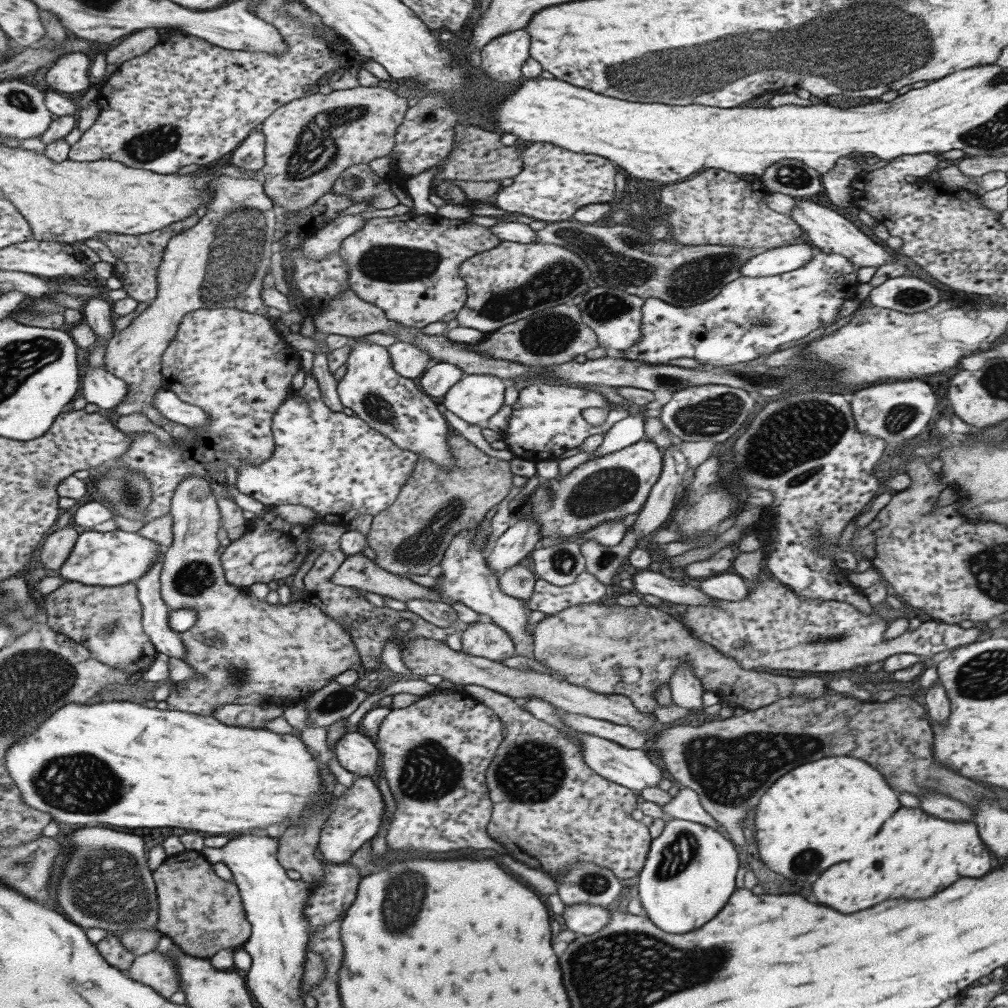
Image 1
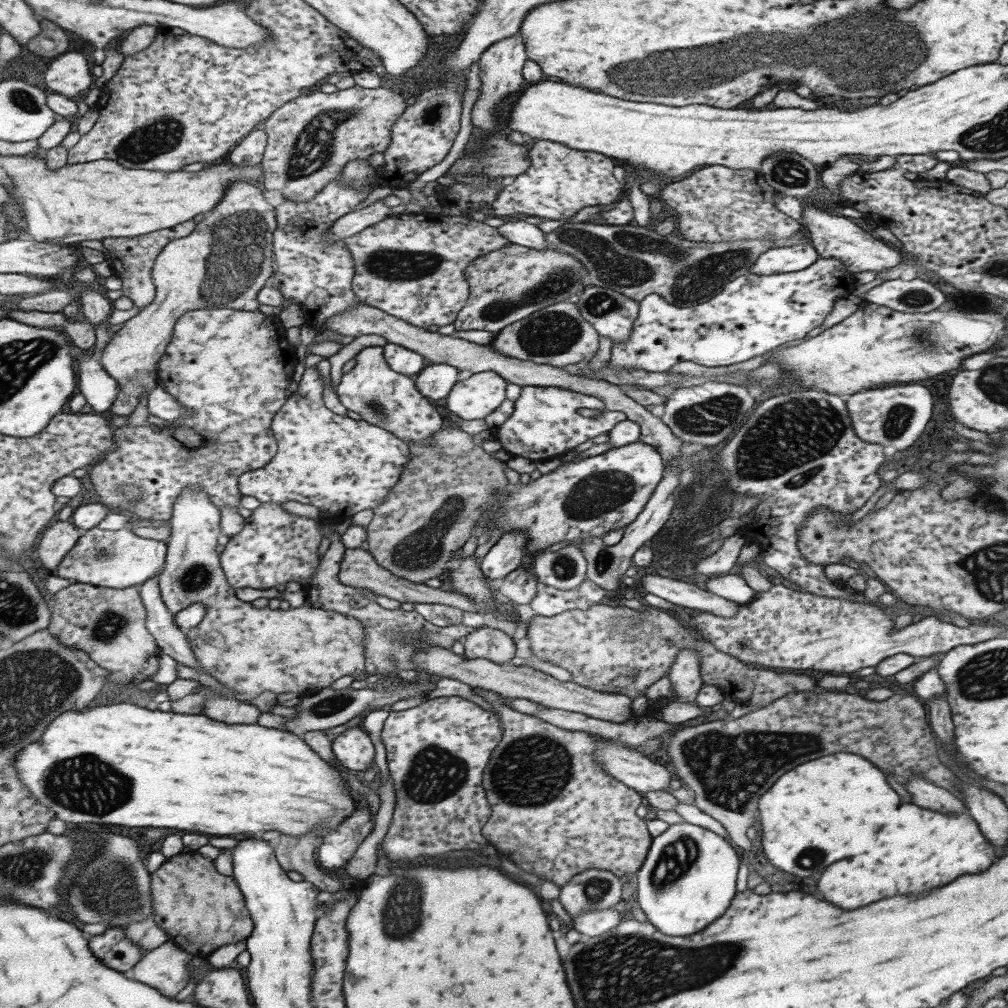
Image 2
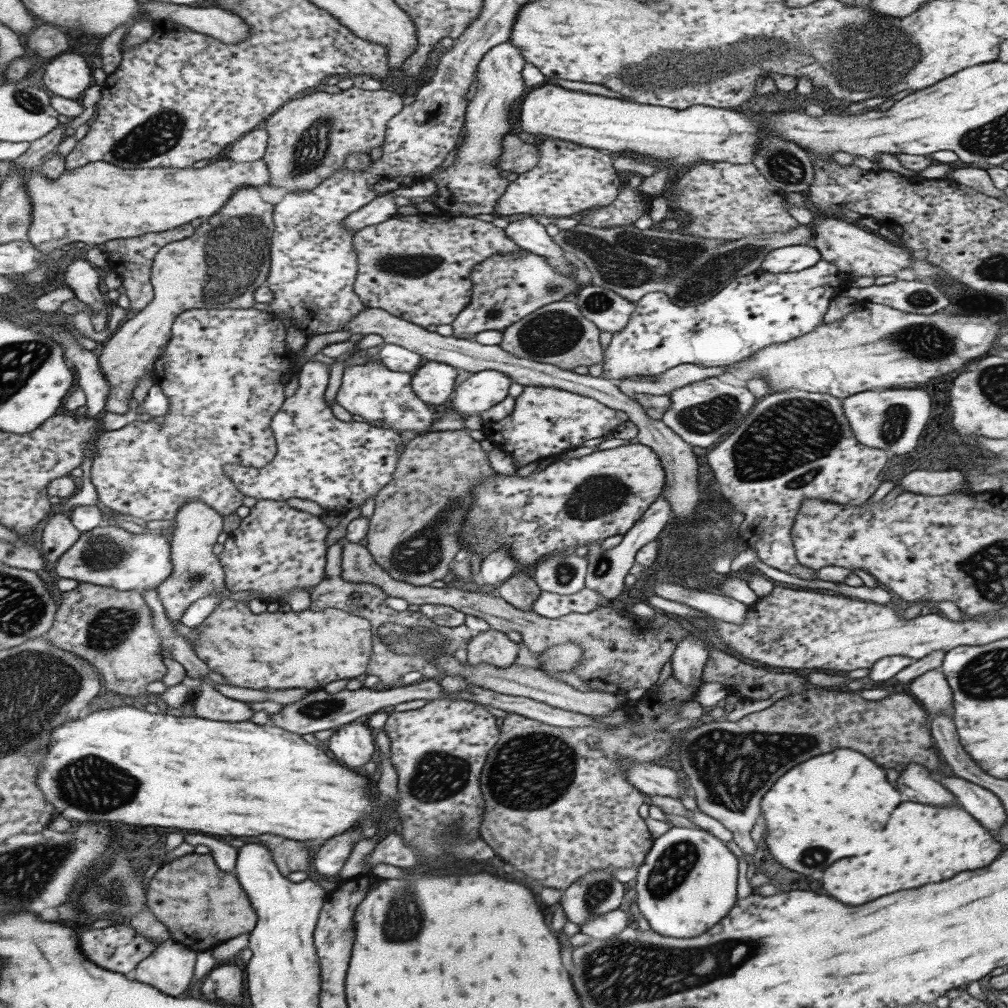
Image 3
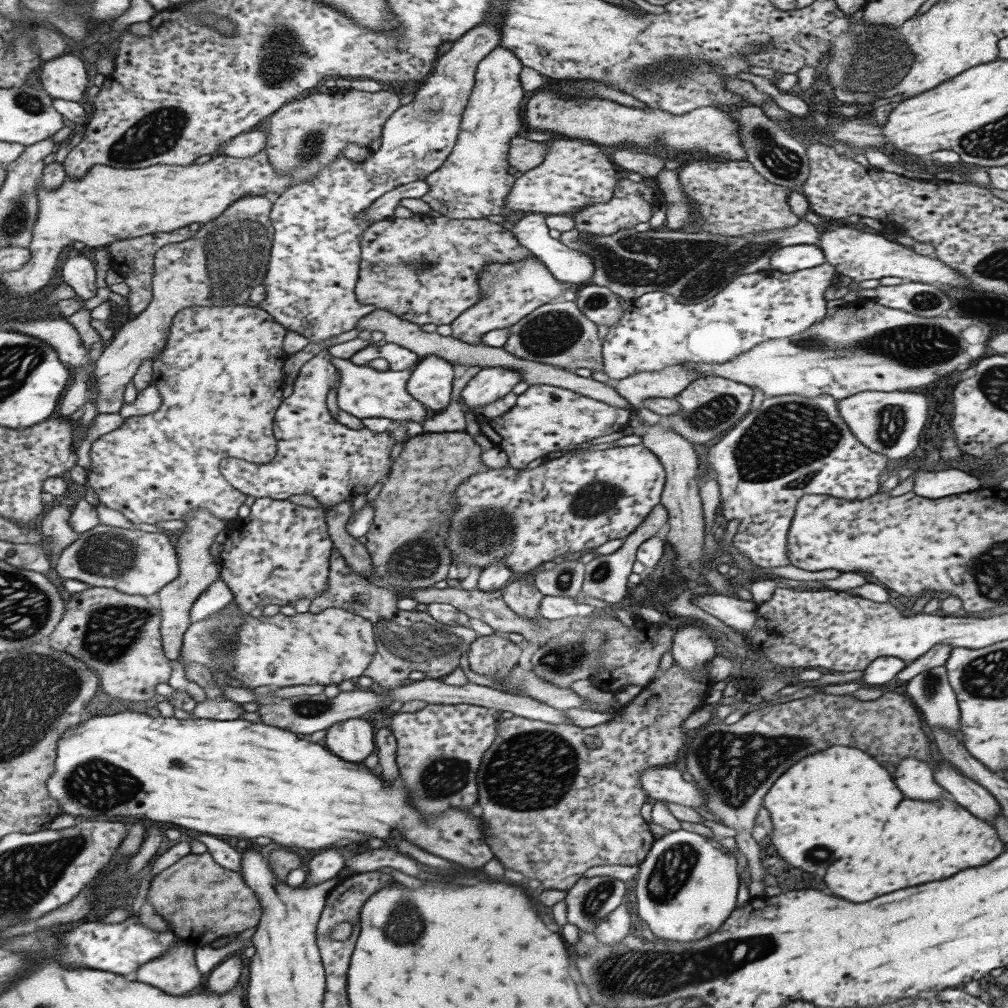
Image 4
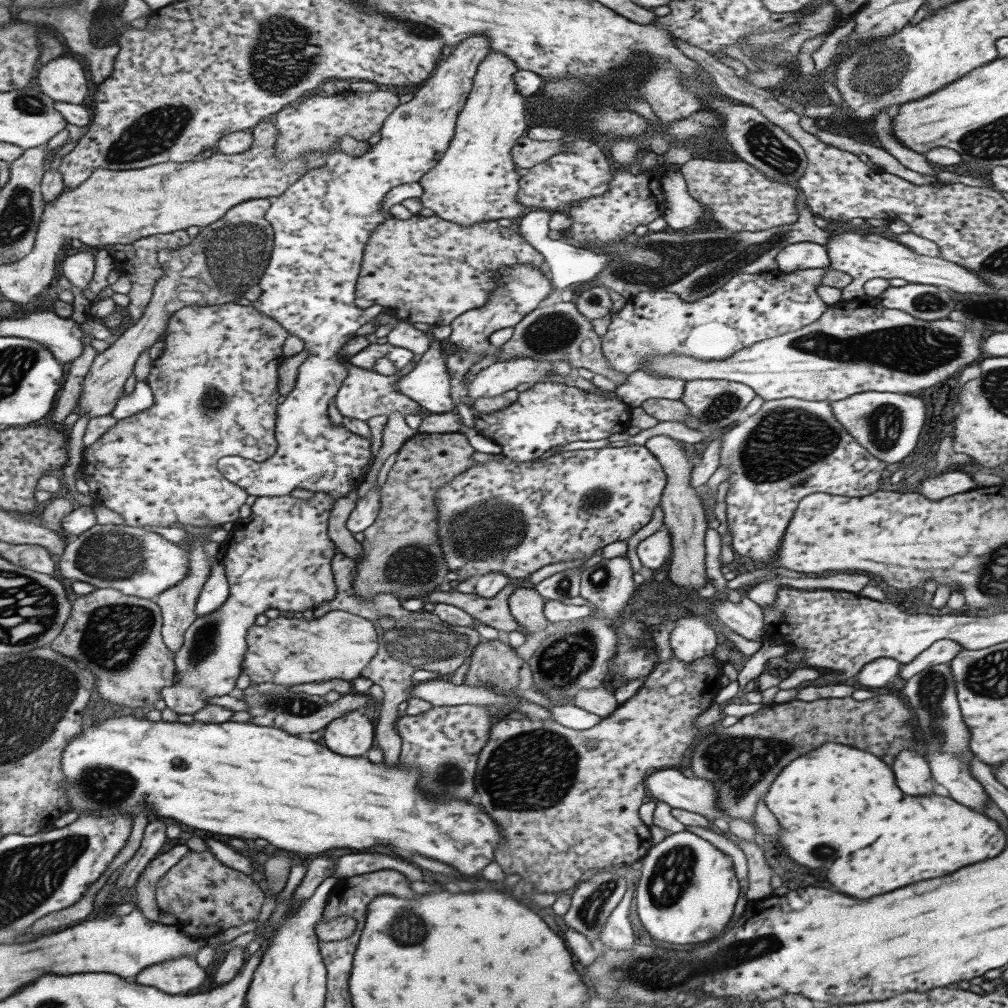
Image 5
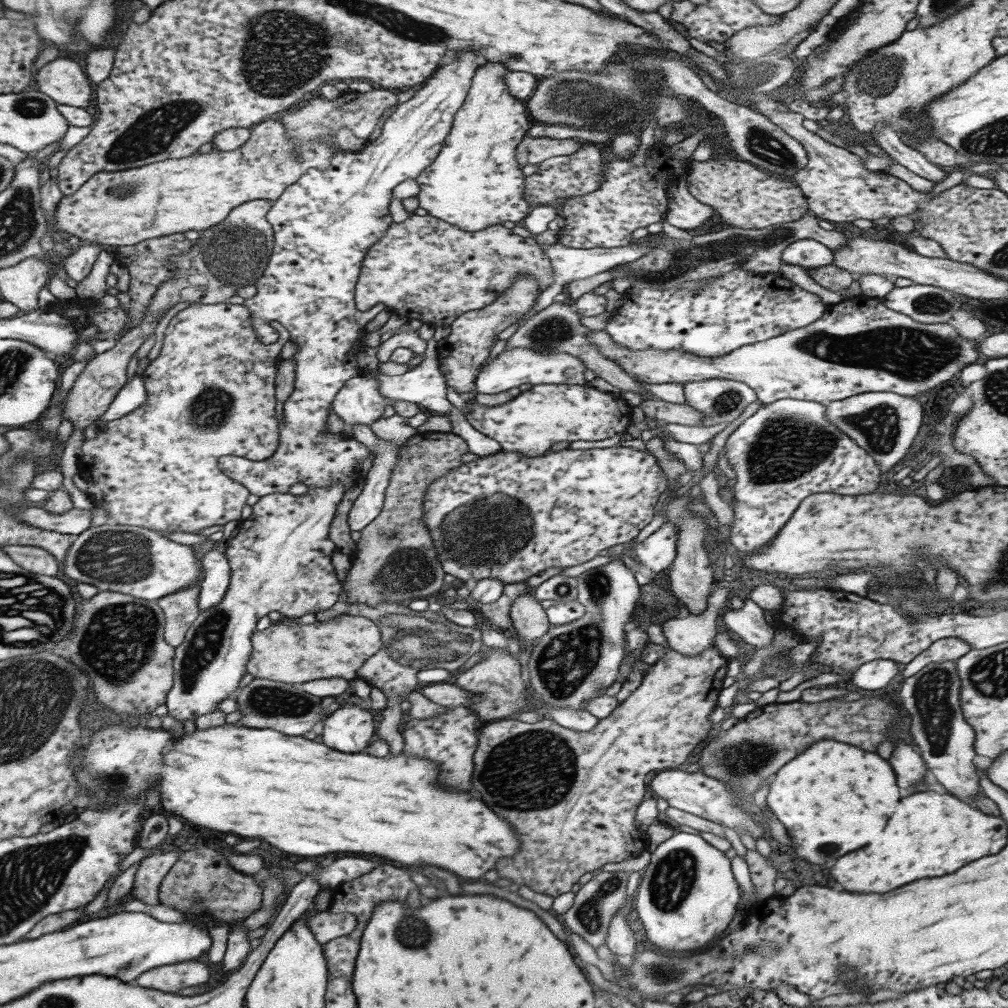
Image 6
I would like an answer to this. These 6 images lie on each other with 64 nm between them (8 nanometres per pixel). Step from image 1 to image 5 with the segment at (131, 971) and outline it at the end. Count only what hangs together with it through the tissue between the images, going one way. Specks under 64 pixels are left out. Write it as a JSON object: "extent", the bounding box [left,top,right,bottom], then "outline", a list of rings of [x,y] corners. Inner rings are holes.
{"extent":[133,954,206,995],"outline":[[[184,954],[176,960],[166,960],[160,964],[146,966],[133,981],[144,986],[152,986],[173,995],[186,994],[206,982],[206,970],[195,961],[195,957]]]}

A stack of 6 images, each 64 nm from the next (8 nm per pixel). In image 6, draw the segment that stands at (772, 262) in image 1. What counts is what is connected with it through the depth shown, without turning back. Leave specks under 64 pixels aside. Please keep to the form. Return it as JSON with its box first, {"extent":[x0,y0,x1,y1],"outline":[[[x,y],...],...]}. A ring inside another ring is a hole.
{"extent":[782,239,833,270],"outline":[[[814,239],[794,241],[782,252],[782,263],[798,264],[806,270],[812,267],[832,265],[833,260],[833,250]]]}

